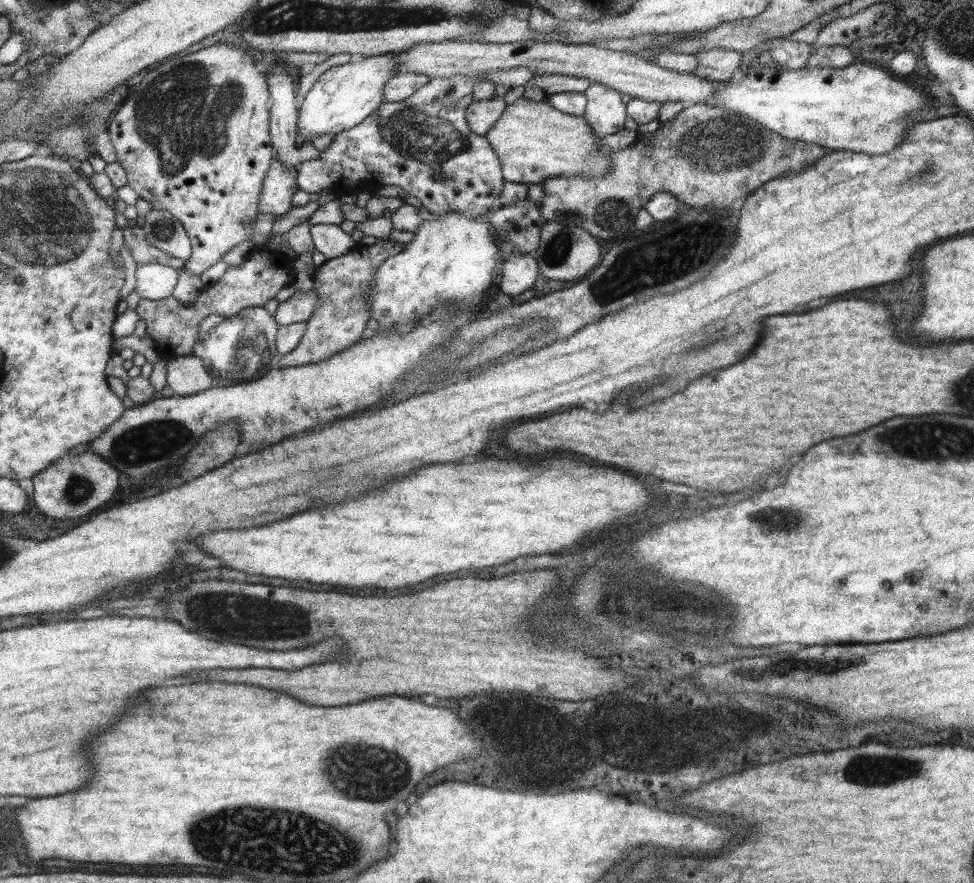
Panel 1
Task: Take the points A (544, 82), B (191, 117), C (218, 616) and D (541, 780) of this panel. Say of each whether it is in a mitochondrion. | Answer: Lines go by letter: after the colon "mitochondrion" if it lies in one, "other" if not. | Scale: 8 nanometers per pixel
A: other
B: mitochondrion
C: mitochondrion
D: other

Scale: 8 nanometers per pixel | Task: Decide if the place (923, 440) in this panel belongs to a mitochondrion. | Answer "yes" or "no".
yes

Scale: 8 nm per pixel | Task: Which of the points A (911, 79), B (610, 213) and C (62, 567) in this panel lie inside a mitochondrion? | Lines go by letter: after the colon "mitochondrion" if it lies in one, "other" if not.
A: other
B: mitochondrion
C: other

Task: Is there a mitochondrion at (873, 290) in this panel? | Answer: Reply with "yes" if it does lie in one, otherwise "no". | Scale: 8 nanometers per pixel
no

